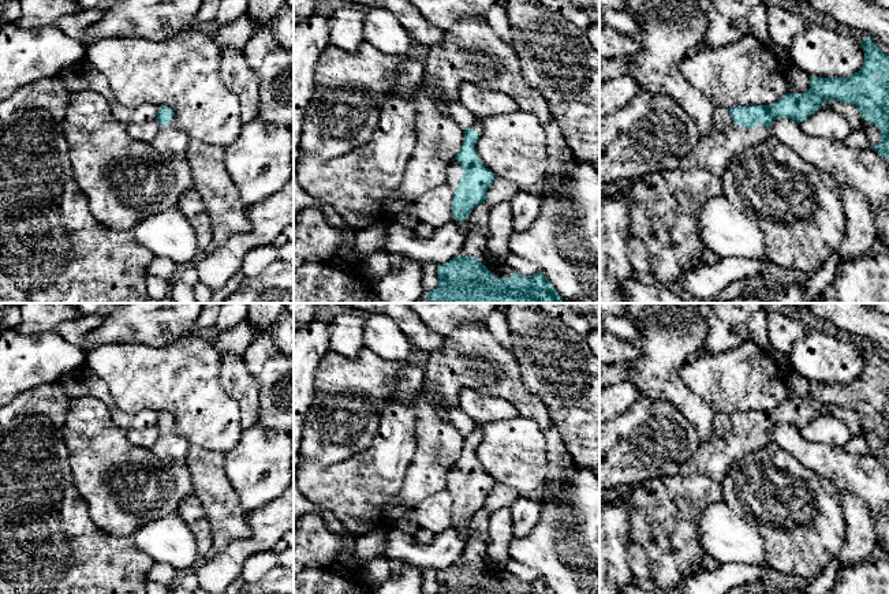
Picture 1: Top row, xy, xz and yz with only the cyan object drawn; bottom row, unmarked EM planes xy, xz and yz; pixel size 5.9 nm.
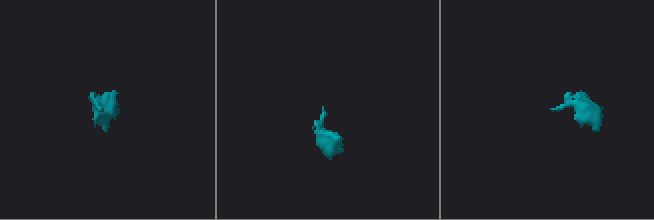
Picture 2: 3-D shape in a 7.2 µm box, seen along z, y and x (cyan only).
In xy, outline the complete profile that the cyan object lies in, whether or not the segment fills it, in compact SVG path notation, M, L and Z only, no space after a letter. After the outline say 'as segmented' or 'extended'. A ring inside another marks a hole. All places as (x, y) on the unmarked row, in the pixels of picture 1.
M163 411L156 425L160 434L150 451L163 460L184 462L188 444L176 433L175 418Z; extended

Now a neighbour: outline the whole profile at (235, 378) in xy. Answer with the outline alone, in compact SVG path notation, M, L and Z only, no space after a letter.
M236 352L221 355L220 384L240 407L242 430L257 423L259 415L259 386L258 381L247 370L242 355Z

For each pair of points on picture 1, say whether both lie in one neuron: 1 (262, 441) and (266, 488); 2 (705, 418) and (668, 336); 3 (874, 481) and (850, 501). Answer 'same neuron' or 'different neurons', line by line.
1: same neuron
2: same neuron
3: different neurons

